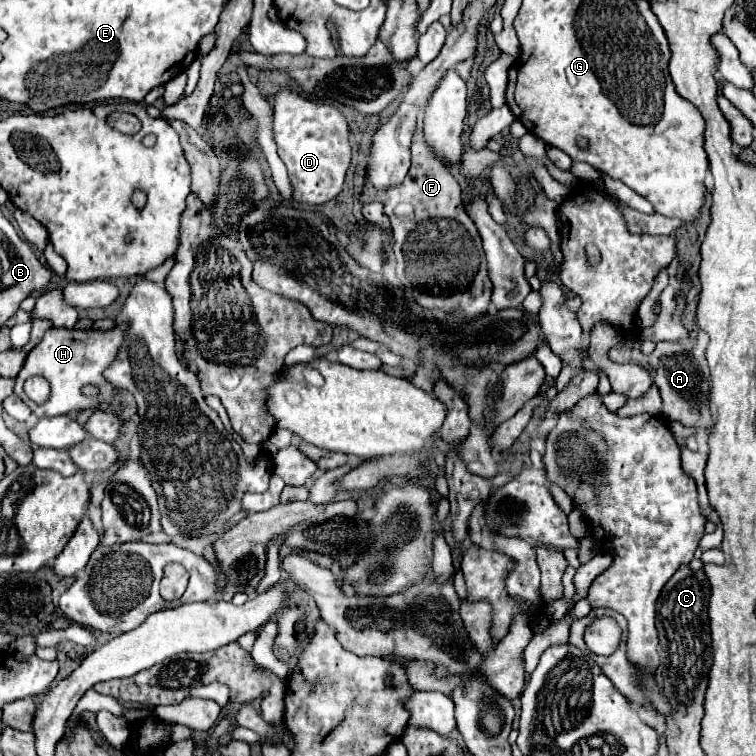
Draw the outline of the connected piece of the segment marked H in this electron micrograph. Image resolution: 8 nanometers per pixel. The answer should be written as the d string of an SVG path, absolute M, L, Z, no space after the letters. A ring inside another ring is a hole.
M117 325L109 331L99 331L99 329L55 329L51 327L45 337L41 339L41 343L29 351L23 369L17 375L17 383L15 383L15 393L31 407L31 411L37 417L55 417L55 415L67 415L67 413L75 413L75 411L85 411L85 409L95 409L101 403L111 403L115 389L107 379L103 379L103 371L113 363L113 359L117 357L117 351L123 343L123 331L127 325ZM33 377L45 377L51 385L51 395L47 397L47 401L43 405L37 405L35 401L31 401L25 391L23 391L23 383ZM83 385L97 385L101 389L99 397L95 399L85 399L81 395L81 387Z

